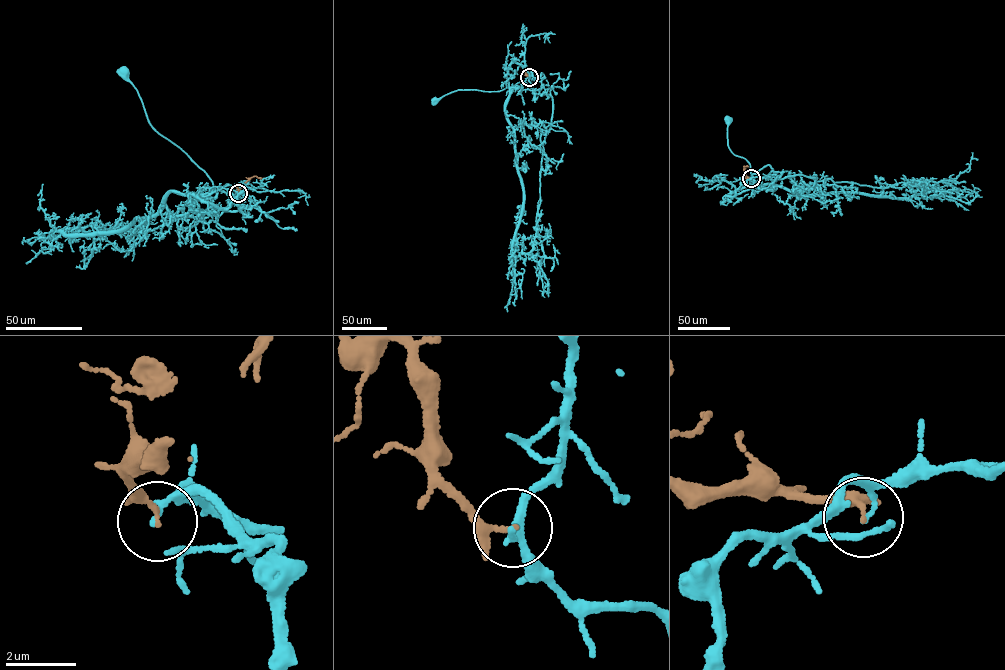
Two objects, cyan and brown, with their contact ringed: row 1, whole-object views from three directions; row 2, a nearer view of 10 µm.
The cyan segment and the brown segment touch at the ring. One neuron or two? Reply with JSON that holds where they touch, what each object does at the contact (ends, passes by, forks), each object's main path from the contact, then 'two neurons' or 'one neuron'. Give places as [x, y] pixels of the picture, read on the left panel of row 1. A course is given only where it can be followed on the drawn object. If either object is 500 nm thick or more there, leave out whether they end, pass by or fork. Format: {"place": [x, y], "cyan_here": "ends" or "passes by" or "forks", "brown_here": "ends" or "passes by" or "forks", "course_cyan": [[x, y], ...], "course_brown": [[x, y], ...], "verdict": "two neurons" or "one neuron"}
{"place": [238, 193], "cyan_here": "ends", "brown_here": "passes by", "course_cyan": [[238, 193], [243, 200], [220, 208], [188, 195], [208, 193], [213, 182], [157, 133], [123, 71]], "course_brown": [[238, 193], [237, 191], [250, 178], [255, 176], [263, 178]], "verdict": "two neurons"}

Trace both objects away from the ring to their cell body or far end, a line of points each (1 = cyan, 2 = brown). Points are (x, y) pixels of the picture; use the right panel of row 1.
1: (751, 179), (749, 188), (726, 196), (756, 187), (750, 183), (748, 162), (730, 149), (728, 119)
2: (751, 179), (744, 177), (744, 166), (747, 165)

